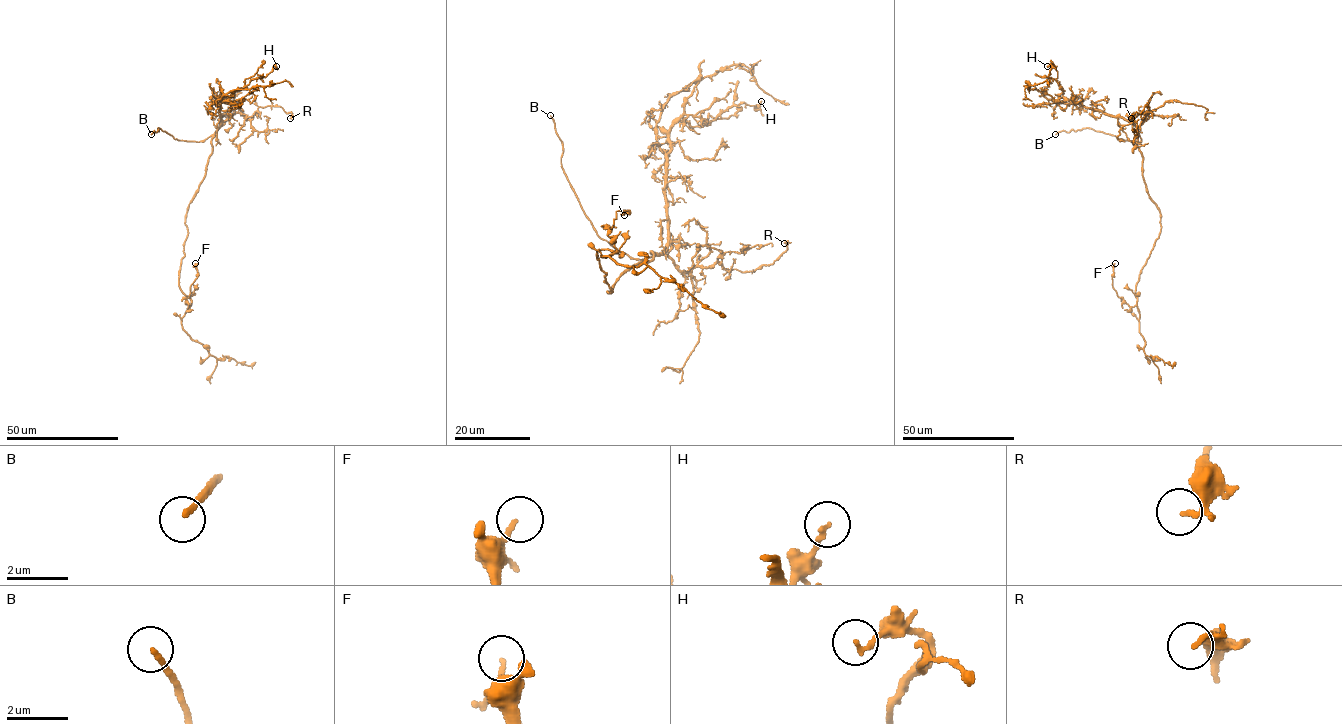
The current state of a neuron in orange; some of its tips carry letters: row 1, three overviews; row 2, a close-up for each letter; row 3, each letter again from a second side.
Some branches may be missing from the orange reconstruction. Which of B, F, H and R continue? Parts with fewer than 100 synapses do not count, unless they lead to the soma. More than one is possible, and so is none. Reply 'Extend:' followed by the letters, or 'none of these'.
Extend: B

